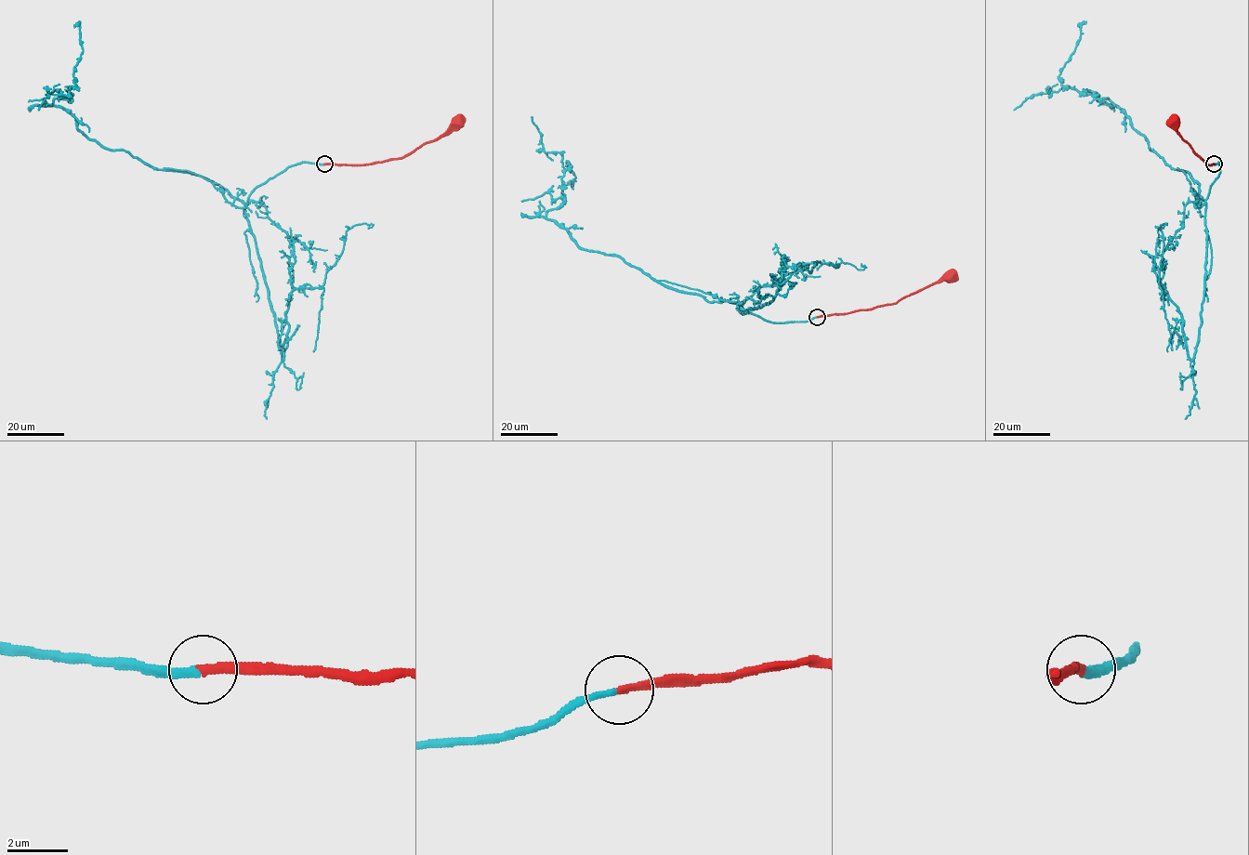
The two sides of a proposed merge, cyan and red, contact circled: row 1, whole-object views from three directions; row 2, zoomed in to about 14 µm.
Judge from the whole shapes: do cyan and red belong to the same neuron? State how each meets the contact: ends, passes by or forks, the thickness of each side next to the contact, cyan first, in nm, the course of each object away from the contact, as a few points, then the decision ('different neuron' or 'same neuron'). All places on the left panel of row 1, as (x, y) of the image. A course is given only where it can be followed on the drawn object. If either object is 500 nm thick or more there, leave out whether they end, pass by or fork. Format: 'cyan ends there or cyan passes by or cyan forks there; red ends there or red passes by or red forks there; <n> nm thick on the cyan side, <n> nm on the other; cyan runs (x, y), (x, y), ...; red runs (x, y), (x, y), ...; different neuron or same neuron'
cyan ends there; red ends there; 240 nm thick on the cyan side, 280 nm on the other; cyan runs (323, 164), (288, 165), (246, 203), (207, 177), (102, 148), (53, 104), (71, 98), (75, 86), (80, 21); red runs (324, 164), (374, 164), (403, 157), (440, 138), (453, 120), (457, 120); same neuron

